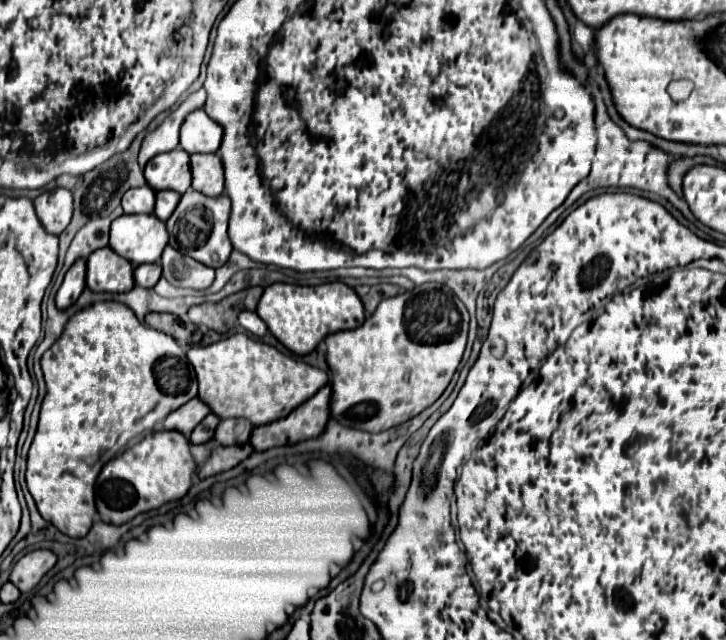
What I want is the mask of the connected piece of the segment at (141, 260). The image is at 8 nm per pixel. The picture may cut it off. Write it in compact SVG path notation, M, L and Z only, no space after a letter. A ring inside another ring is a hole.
M122 214L112 222L110 246L134 266L158 262L166 244L166 226L154 214Z

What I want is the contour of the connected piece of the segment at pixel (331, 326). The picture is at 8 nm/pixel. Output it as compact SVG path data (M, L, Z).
M276 282L264 288L256 314L266 322L268 330L298 356L310 354L328 334L352 330L364 322L364 306L358 294L344 282L326 282L320 286L294 286Z

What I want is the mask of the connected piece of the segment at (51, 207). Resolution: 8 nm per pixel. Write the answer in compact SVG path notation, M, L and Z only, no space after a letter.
M58 188L52 192L44 192L34 200L36 214L46 228L46 232L60 236L72 218L72 192L68 188Z

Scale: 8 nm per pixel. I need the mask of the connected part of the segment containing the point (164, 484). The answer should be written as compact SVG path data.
M168 430L150 432L136 446L126 448L122 454L106 462L94 486L96 510L102 522L124 524L136 514L160 508L170 500L182 498L192 486L190 478L194 472L196 464L190 454L188 438L184 438L180 432Z

